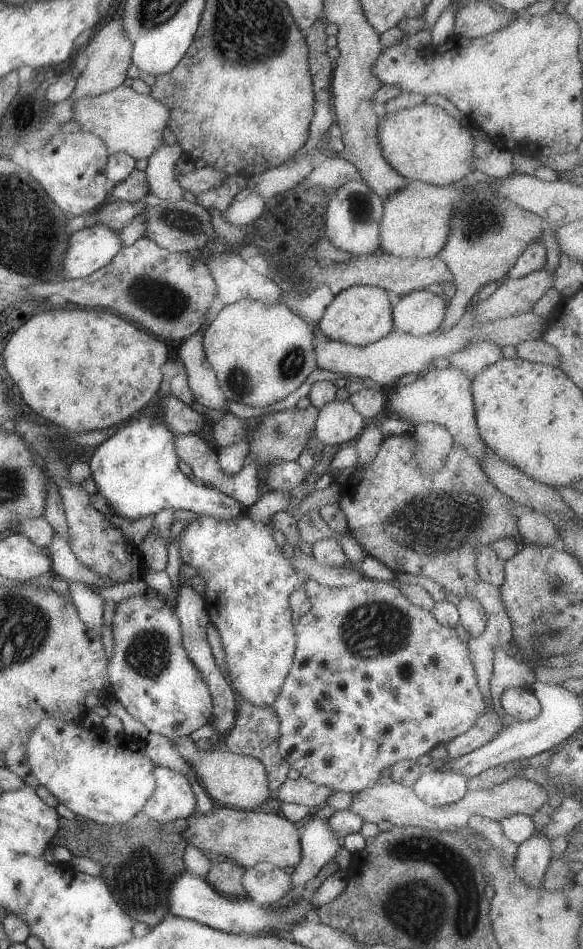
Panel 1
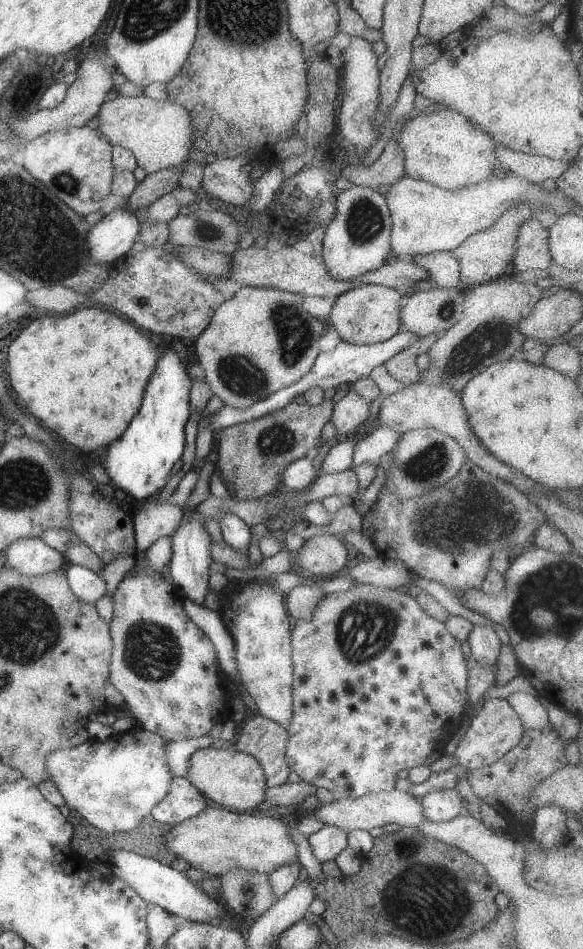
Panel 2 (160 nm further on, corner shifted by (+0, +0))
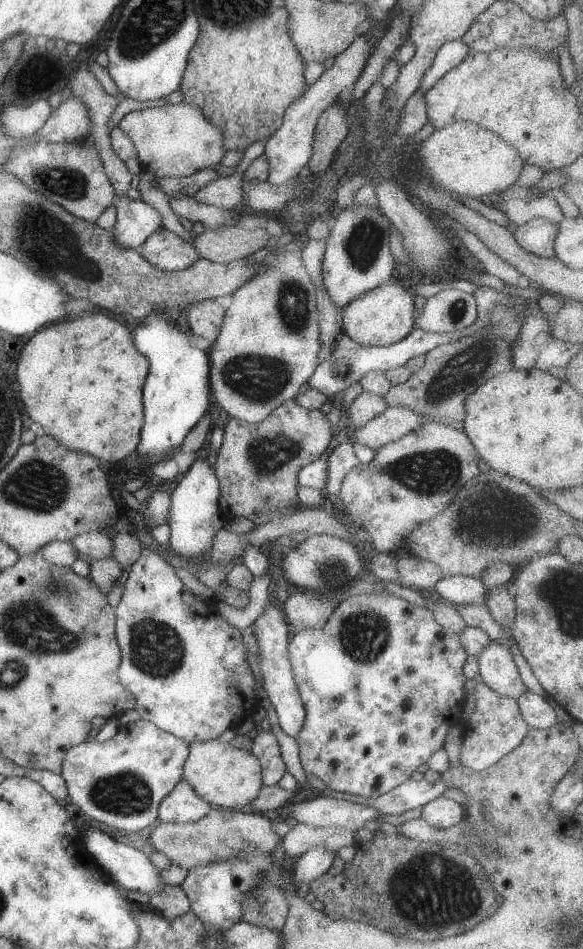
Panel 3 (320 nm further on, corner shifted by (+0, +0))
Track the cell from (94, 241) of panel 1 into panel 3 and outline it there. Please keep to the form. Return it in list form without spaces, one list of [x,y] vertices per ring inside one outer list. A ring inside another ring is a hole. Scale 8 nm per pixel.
[[[133,193],[117,197],[114,207],[116,220],[109,232],[118,247],[137,248],[152,232],[163,228],[158,212]]]

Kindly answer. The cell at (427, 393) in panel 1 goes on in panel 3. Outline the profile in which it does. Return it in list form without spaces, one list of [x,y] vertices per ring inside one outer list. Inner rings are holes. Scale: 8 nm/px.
[[[388,406],[369,422],[354,428],[353,443],[377,450],[381,445],[401,438],[424,421],[424,417],[409,409]]]

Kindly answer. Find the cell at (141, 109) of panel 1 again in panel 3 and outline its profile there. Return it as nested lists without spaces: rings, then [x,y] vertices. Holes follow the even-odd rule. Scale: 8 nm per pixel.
[[[187,103],[145,108],[125,114],[117,126],[136,148],[142,171],[161,177],[188,177],[215,164],[225,154],[221,128],[209,122],[199,108]]]

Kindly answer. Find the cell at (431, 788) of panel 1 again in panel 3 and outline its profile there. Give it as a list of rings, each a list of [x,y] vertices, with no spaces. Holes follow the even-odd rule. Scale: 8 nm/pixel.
[[[435,797],[421,807],[420,817],[428,825],[438,829],[446,829],[462,820],[464,810],[451,798]]]

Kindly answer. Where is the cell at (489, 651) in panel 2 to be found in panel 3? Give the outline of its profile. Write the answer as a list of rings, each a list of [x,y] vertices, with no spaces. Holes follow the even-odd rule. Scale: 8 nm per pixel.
[[[490,640],[476,657],[478,675],[491,690],[513,700],[527,692],[507,647]]]

